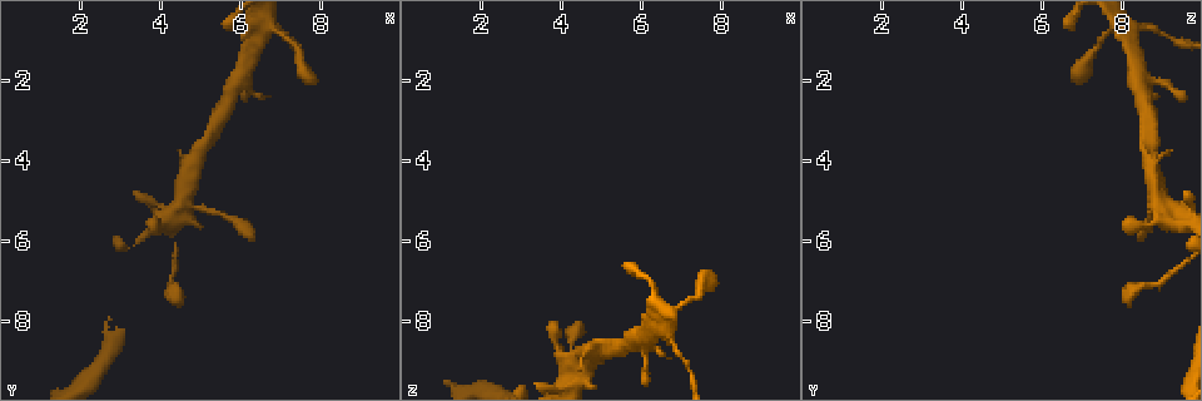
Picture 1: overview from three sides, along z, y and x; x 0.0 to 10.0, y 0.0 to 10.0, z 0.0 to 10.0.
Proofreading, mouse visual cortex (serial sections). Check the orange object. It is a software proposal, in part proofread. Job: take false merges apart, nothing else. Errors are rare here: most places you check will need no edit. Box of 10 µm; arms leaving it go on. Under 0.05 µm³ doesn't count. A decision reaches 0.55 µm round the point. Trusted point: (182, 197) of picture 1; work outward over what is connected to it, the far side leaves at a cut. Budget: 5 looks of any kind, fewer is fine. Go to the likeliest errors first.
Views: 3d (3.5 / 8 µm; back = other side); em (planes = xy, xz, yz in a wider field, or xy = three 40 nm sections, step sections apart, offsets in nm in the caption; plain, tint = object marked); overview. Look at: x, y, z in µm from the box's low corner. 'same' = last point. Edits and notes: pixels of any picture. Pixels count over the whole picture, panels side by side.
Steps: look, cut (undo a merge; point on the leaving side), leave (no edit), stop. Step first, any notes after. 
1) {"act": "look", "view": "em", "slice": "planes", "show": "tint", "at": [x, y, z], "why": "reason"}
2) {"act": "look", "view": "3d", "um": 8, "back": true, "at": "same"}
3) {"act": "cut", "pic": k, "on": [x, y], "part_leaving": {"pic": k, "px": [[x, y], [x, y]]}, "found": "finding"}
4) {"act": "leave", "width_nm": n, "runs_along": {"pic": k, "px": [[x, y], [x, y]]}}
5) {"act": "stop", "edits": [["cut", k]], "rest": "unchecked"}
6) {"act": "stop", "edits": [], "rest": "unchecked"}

{"act": "look", "view": "3d", "um": 3.5, "at": [6.65, 0.70, 8.05], "why": "abrupt turn"}

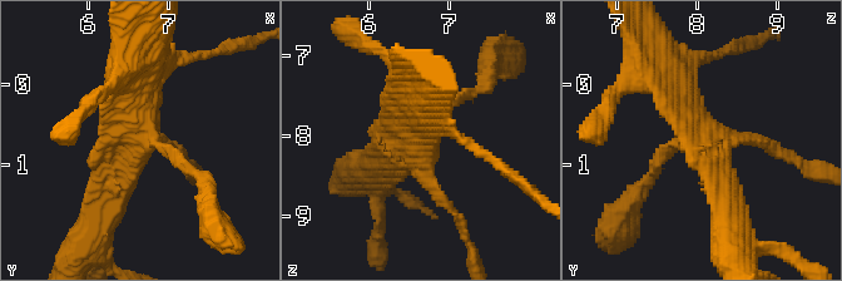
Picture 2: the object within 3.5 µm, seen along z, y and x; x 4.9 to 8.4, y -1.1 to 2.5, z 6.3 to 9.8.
{"act": "look", "view": "em", "slice": "xy", "step": 3, "show": "tint", "at": [6.70, 0.65, 8.05]}

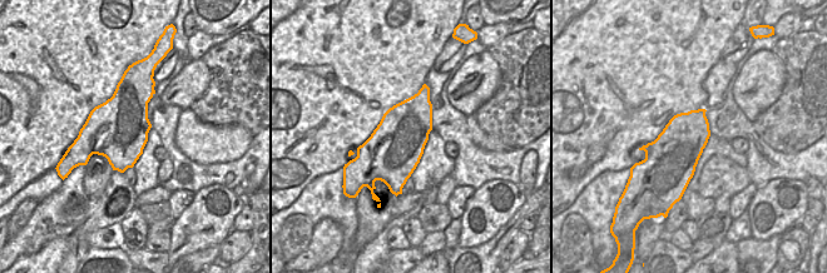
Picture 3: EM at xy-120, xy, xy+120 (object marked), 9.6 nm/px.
{"act": "leave", "found": "continuous, no second cell"}

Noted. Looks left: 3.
{"act": "look", "view": "3d", "um": 3.5, "back": true, "at": [3.90, 5.70, 8.60], "why": "sudden change in width"}

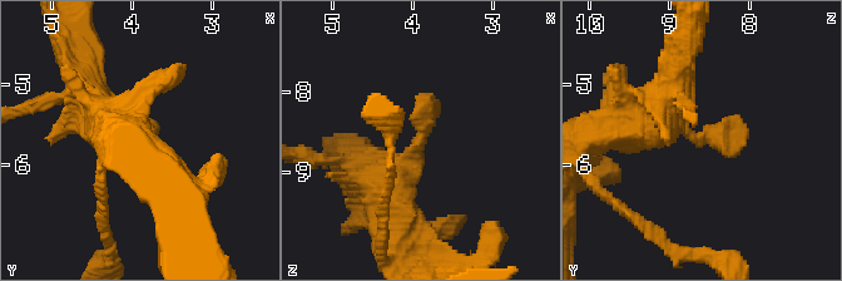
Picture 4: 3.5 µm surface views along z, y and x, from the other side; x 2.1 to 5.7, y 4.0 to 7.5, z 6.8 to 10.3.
{"act": "leave", "runs_along": {"pic": 4, "px": [[374, 183], [412, 164], [420, 93]]}, "found": "one cell here"}

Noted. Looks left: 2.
{"act": "stop", "edits": [], "rest": "unchecked"}

